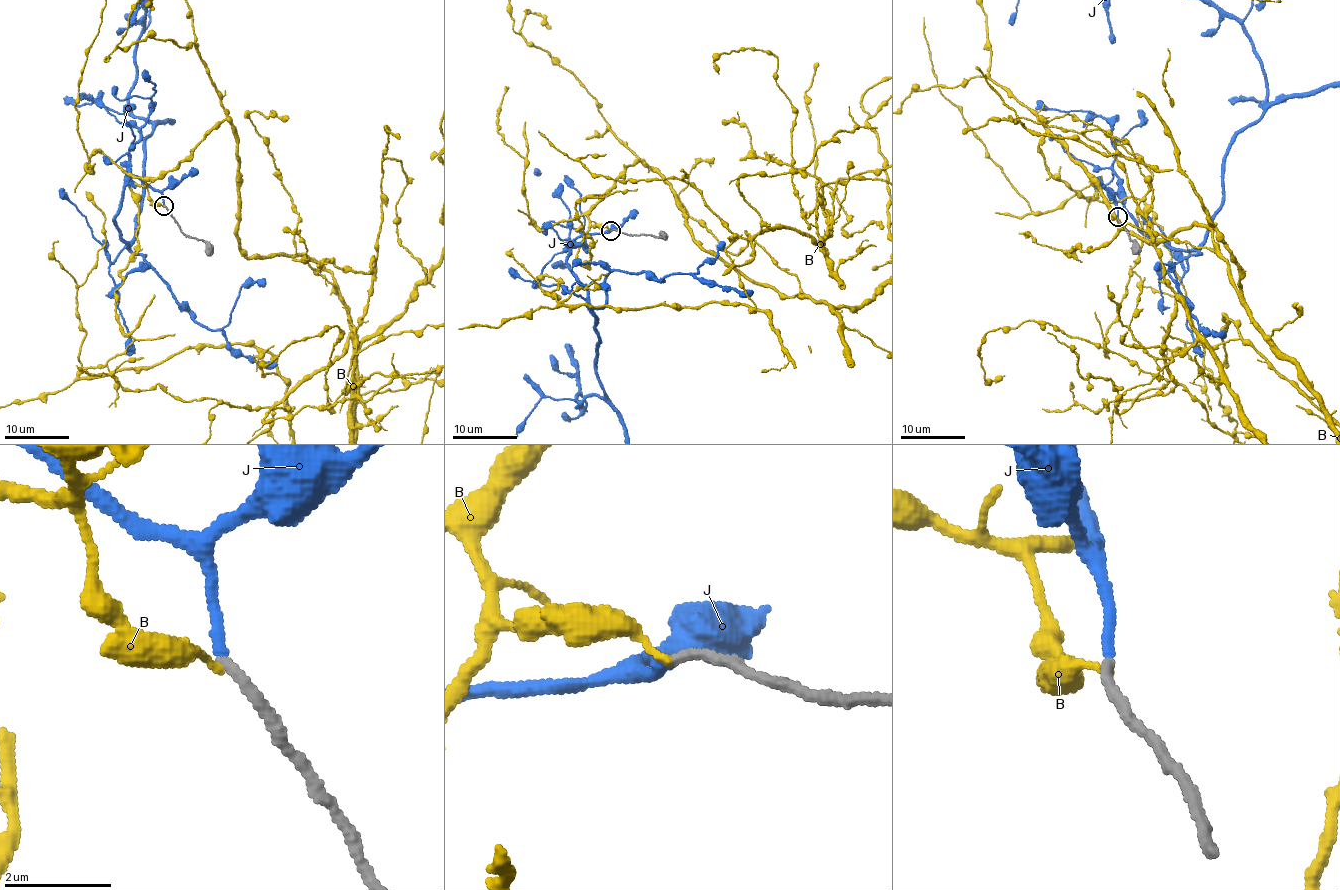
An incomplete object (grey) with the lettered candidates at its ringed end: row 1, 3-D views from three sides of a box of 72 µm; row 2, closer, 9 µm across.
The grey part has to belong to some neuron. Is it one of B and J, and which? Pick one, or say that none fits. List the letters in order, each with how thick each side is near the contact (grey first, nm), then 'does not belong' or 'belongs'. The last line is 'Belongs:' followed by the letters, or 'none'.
B: 190/150 nm | does not belong
J: 180/200 nm | belongs
Belongs: J

